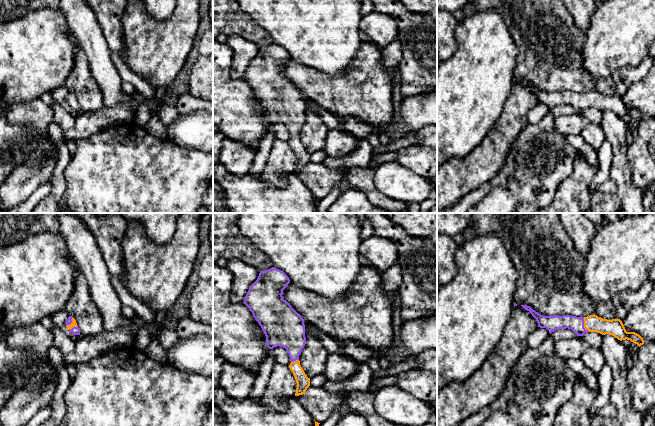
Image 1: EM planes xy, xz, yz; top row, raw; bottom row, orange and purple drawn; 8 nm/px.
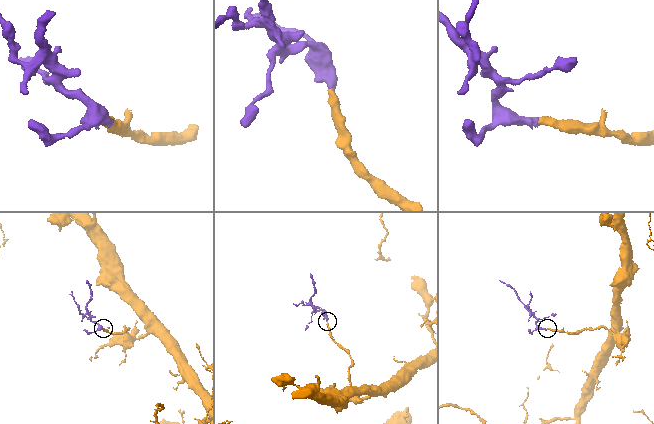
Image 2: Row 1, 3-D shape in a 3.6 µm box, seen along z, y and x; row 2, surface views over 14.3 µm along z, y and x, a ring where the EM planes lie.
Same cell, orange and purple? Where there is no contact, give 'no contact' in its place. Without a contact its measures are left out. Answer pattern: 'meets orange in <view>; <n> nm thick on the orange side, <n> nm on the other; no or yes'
meets orange in yz; 140 nm thick on the orange side, 120 nm on the other; yes

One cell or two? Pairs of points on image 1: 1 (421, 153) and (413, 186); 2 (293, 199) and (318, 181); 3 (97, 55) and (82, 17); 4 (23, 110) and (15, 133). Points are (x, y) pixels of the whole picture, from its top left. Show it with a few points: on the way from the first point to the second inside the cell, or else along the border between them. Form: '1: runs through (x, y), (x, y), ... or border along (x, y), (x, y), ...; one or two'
1: border along (395, 161), (426, 179); two
2: border along (295, 172), (314, 195); two
3: runs through (95, 46), (84, 26); one
4: border along (10, 123), (25, 125), (36, 134), (36, 139); two

